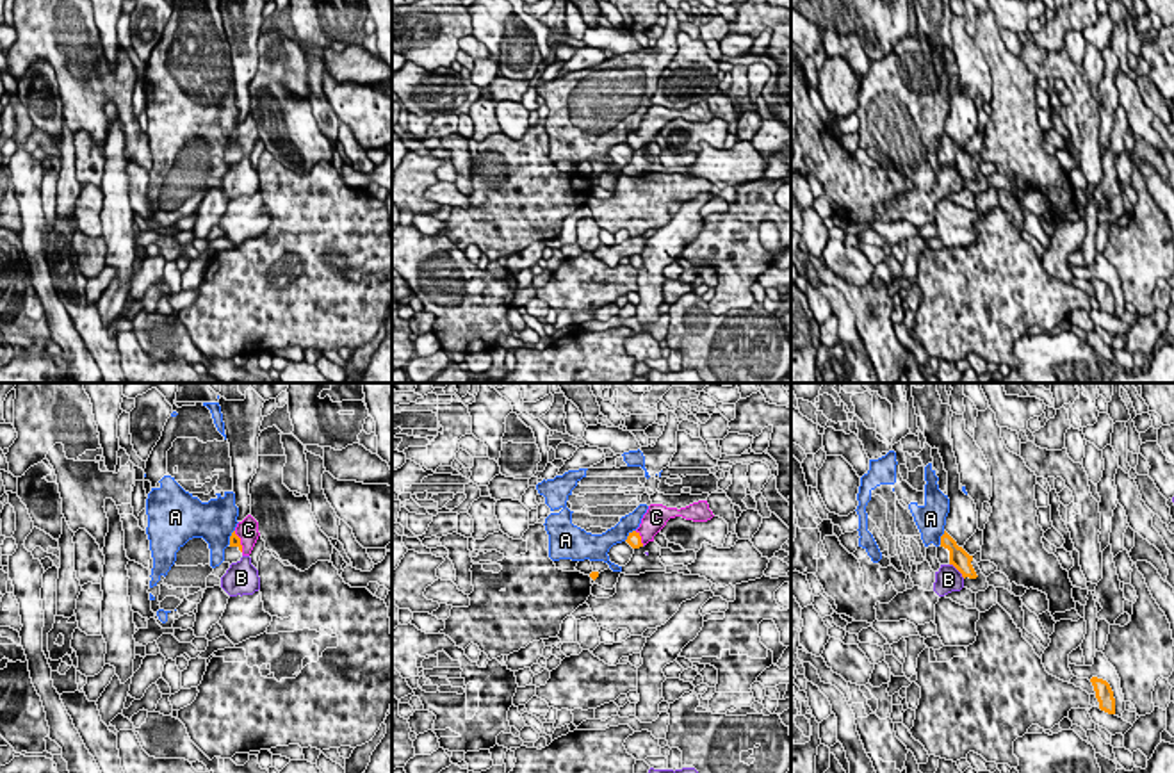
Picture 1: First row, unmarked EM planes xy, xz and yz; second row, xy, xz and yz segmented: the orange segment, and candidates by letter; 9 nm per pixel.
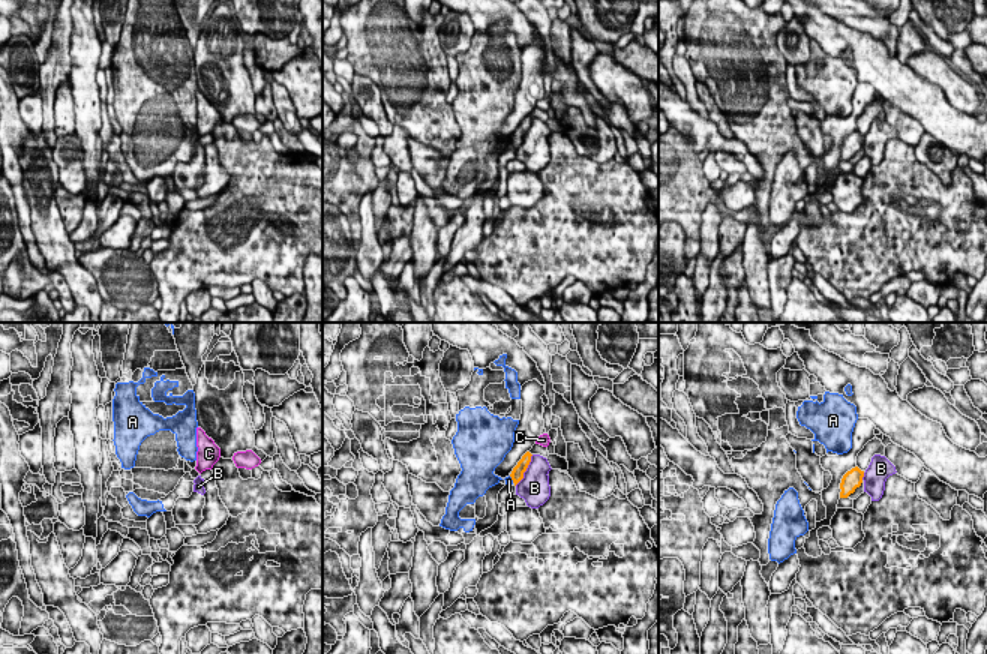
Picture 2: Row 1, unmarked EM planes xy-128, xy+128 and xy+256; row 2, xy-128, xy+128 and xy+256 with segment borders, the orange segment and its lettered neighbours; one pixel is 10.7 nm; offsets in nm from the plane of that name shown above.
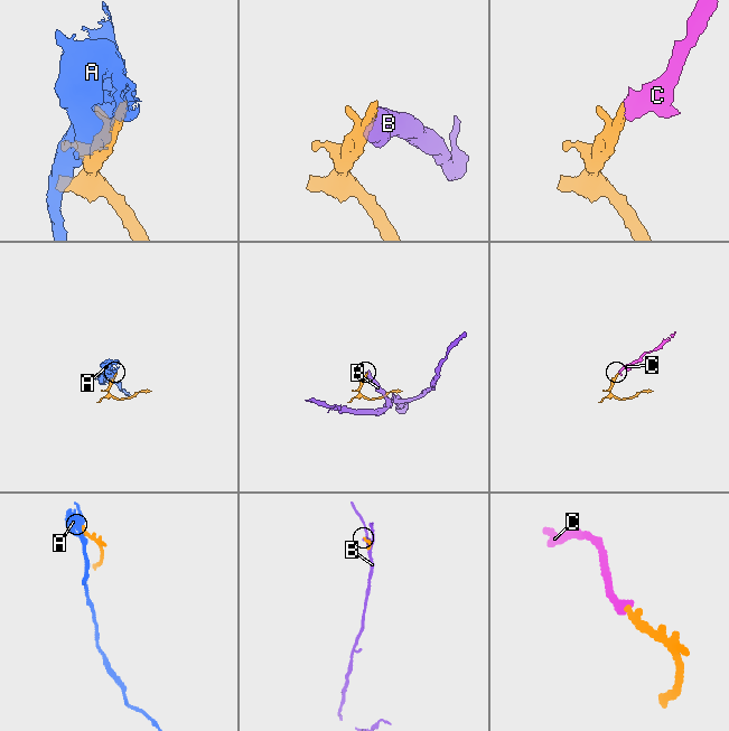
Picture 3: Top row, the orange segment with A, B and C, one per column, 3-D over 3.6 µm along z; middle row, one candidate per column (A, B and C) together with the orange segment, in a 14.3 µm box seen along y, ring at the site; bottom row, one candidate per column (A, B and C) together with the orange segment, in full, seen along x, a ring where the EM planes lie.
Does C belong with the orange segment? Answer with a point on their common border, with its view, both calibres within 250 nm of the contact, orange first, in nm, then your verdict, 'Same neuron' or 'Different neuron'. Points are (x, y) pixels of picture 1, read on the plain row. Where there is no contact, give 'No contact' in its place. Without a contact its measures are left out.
Touches orange at xz (640, 139). Thickness 130 nm (orange) against 220 nm. Same neuron

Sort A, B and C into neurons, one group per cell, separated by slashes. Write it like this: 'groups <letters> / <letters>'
groups A / B / C

